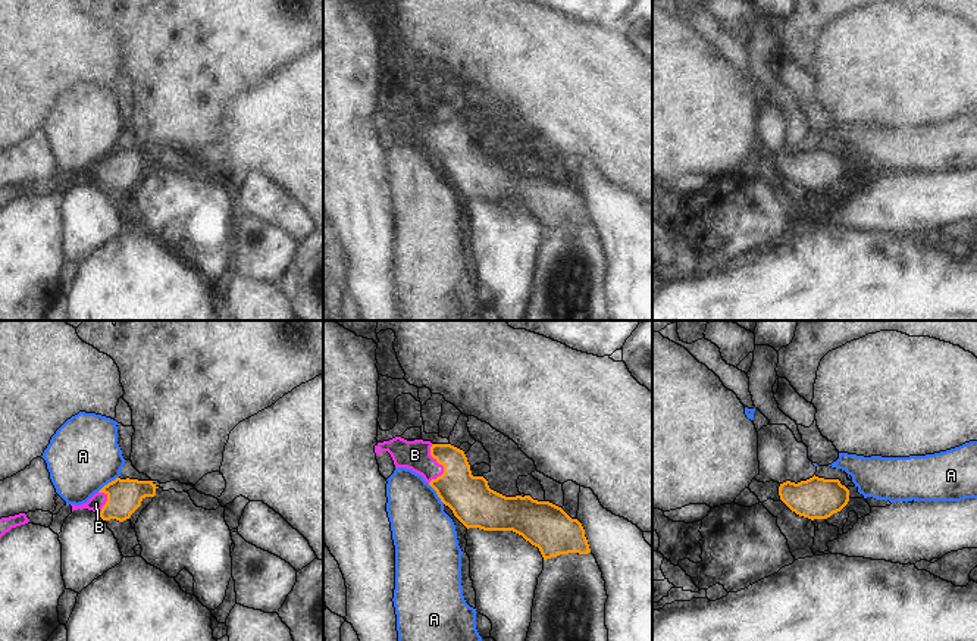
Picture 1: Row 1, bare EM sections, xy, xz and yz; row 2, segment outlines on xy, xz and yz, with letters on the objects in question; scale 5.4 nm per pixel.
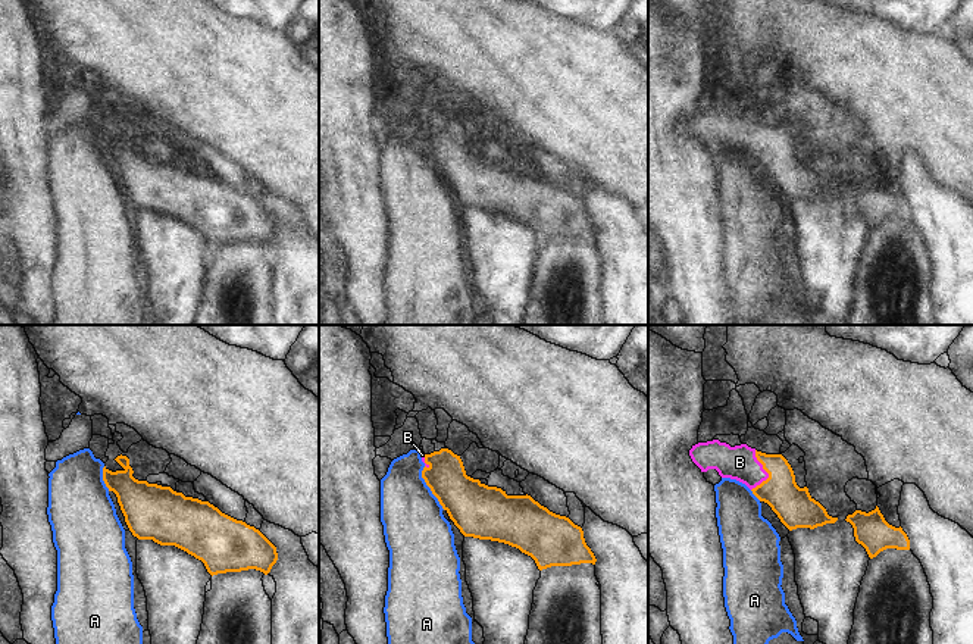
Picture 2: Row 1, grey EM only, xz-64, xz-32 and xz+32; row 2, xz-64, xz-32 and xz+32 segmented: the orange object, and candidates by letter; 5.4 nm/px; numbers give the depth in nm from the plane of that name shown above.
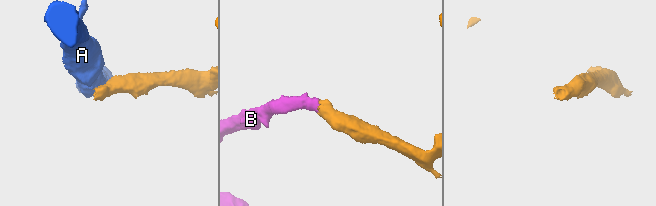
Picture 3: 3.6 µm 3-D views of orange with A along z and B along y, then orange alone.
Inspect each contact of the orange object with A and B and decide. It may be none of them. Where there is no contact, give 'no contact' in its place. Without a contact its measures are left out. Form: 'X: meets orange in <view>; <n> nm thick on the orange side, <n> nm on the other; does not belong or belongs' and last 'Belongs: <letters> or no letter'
A: meets orange in xy; 190 nm thick on the orange side, 400 nm on the other; does not belong
B: meets orange in xz; 240 nm thick on the orange side, 160 nm on the other; belongs
Belongs: B

